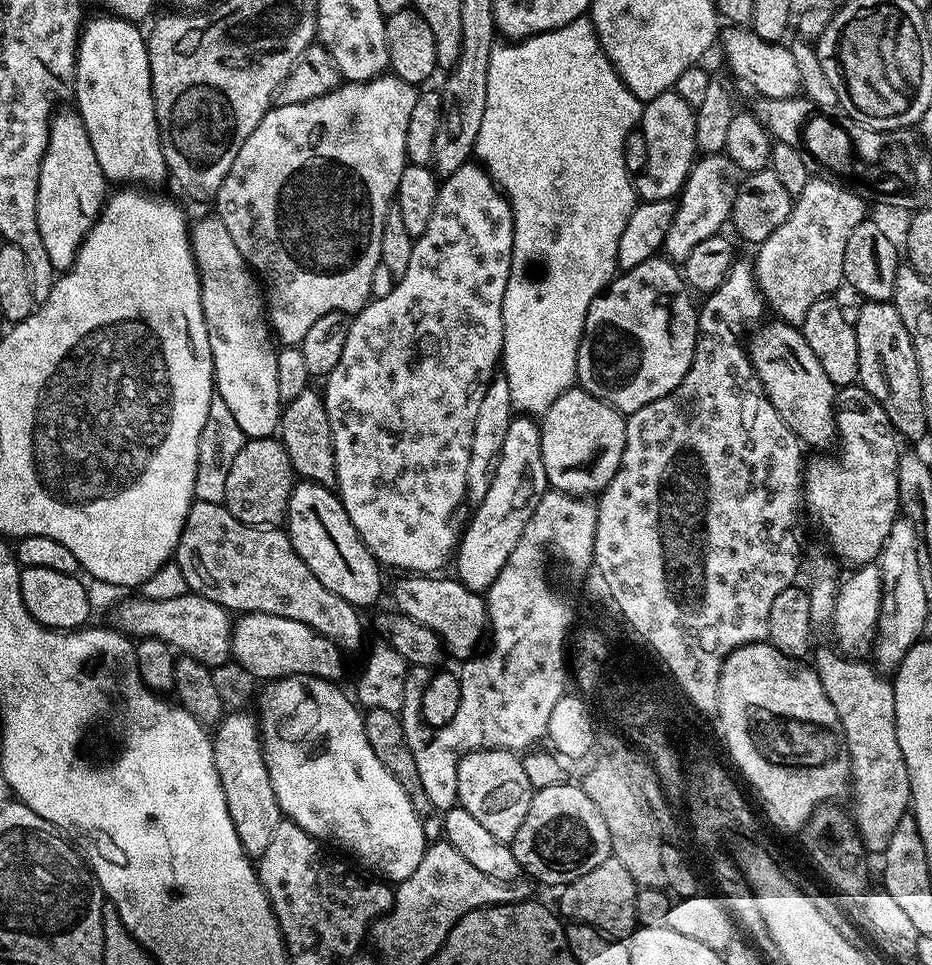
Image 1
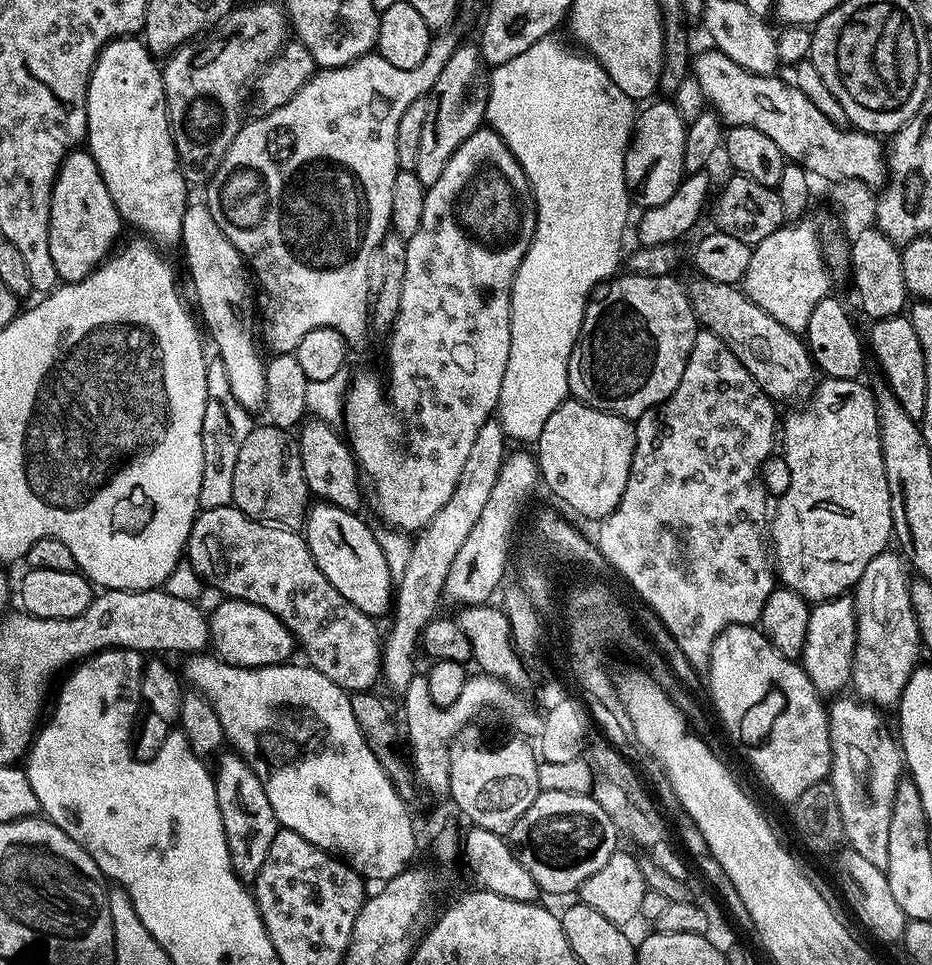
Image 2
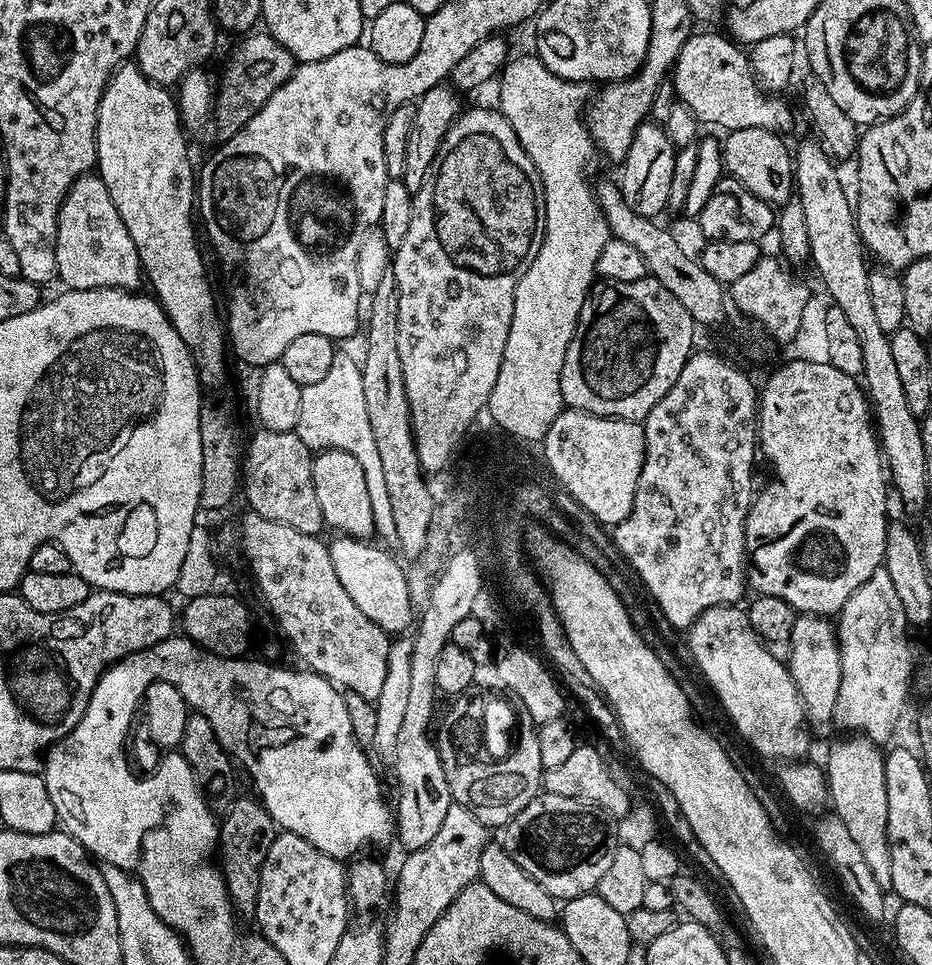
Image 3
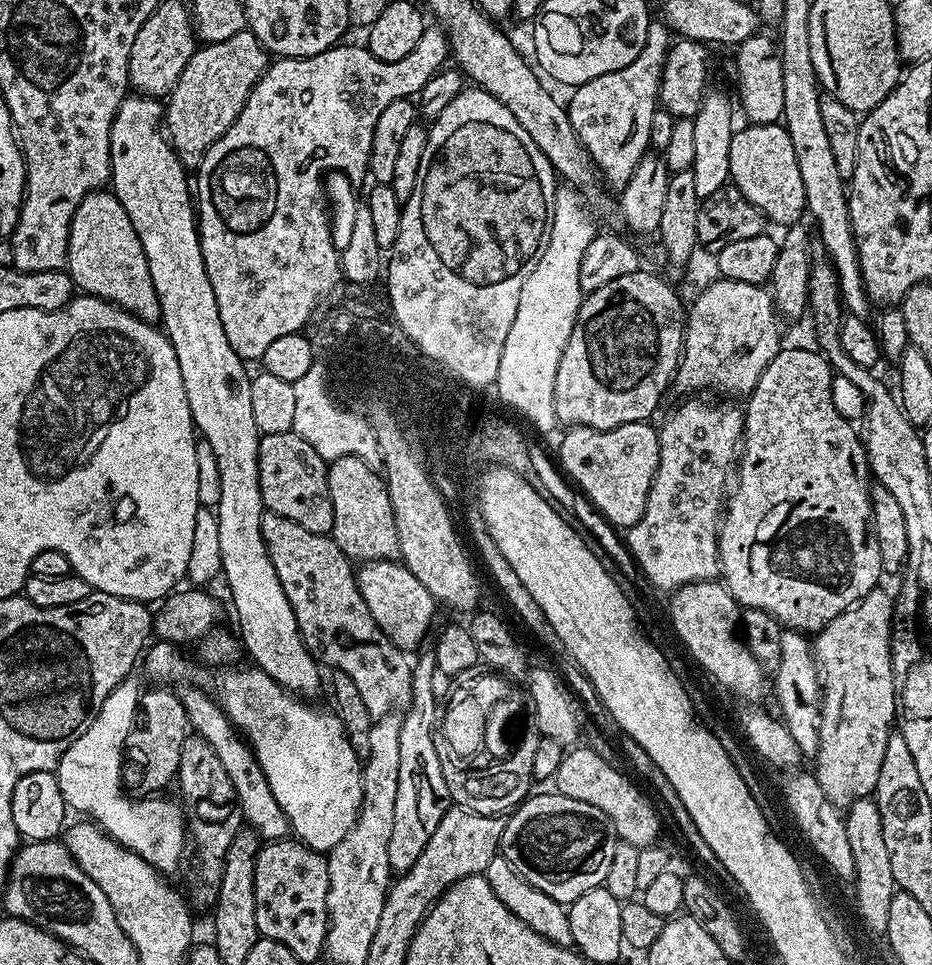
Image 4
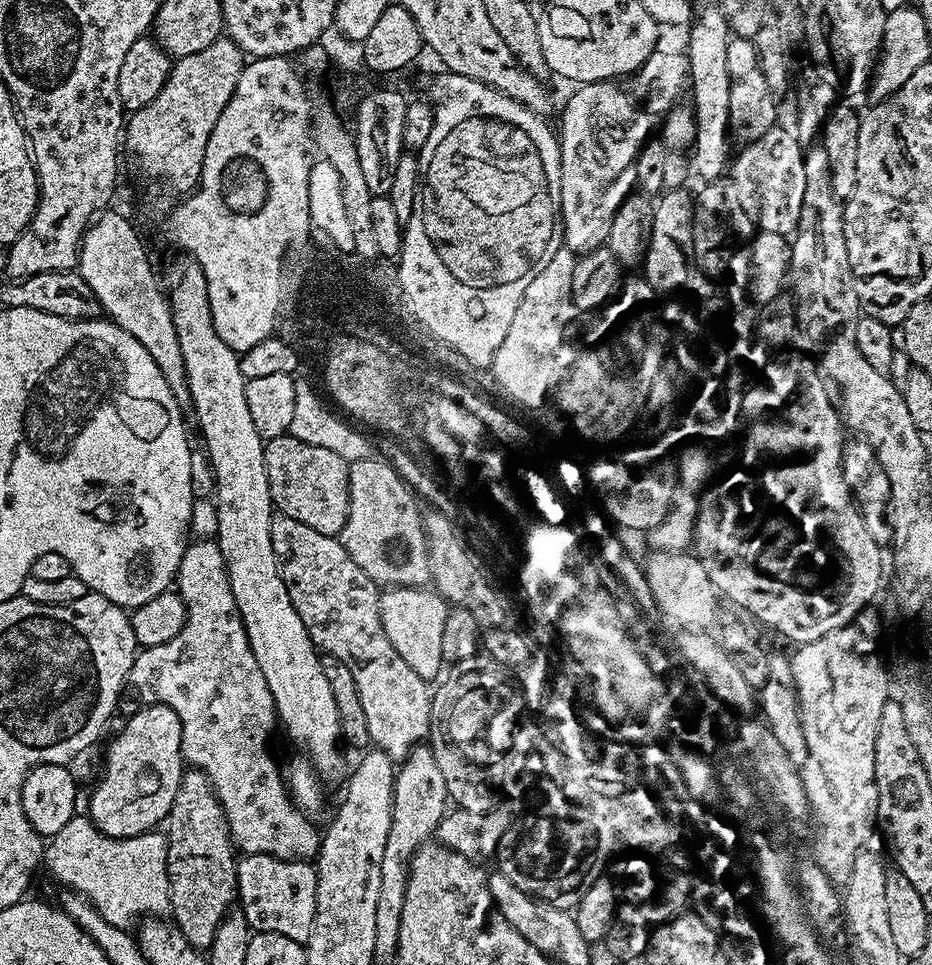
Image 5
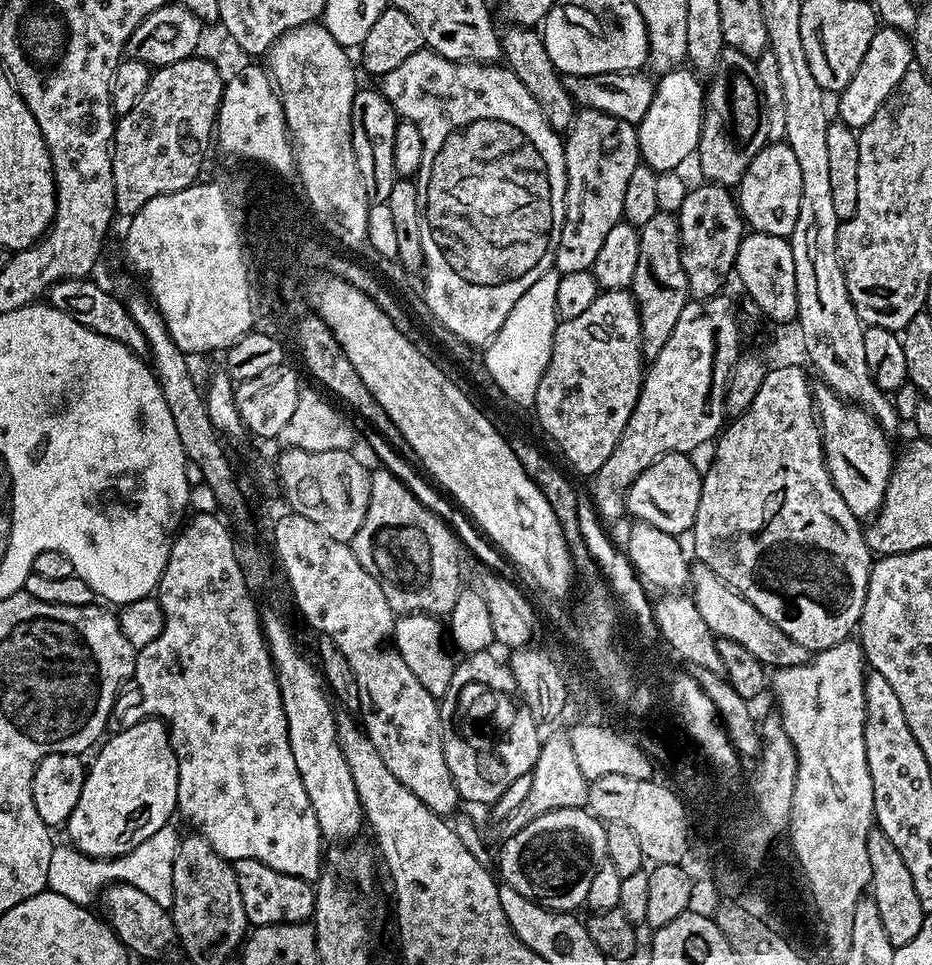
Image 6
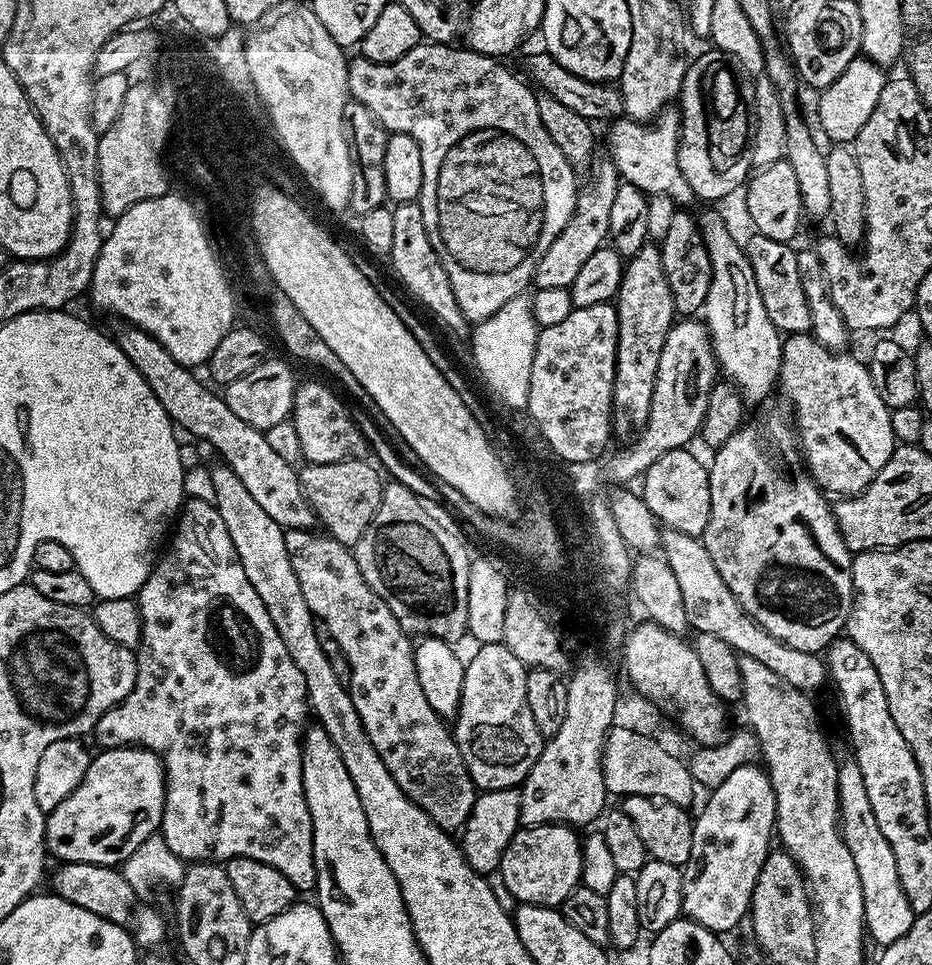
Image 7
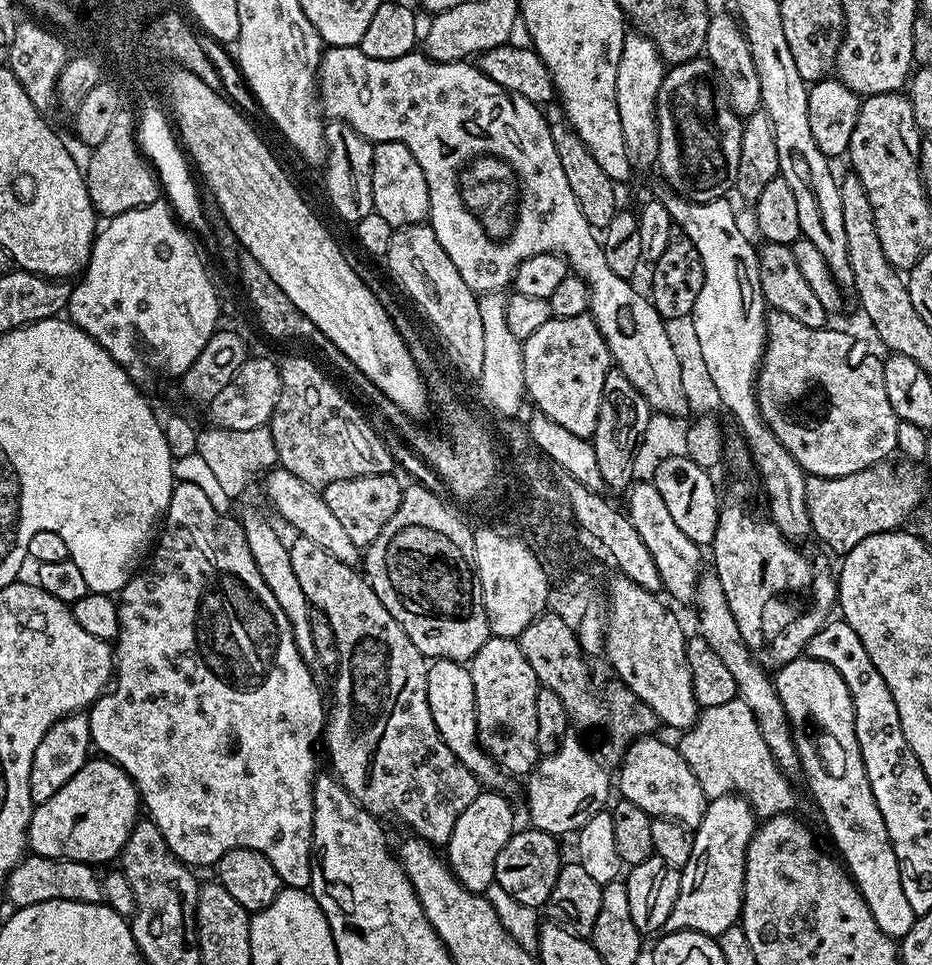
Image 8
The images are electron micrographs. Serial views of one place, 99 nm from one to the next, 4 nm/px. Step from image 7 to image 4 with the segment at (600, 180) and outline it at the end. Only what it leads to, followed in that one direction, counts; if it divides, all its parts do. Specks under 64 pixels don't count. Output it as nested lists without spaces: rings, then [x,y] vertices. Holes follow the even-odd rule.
[[[653,19],[648,25],[642,54],[638,54],[630,66],[622,66],[622,70],[602,74],[579,85],[573,91],[576,93],[572,101],[567,101],[568,117],[578,138],[582,138],[586,150],[600,169],[600,175],[613,189],[623,189],[638,162],[649,151],[650,118],[658,109],[662,70],[673,43],[674,36],[668,25],[663,19]]]

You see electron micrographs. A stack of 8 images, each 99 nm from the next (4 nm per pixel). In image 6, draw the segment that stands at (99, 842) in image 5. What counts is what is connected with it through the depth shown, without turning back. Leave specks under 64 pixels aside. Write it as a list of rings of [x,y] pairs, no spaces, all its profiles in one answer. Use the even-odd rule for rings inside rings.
[[[171,823],[164,824],[158,834],[150,834],[142,846],[134,846],[125,856],[114,856],[111,860],[100,860],[87,856],[67,842],[57,843],[50,854],[50,871],[47,872],[47,891],[62,894],[70,902],[85,906],[95,905],[98,897],[110,884],[129,884],[138,886],[142,894],[150,894],[158,906],[172,907],[172,887],[174,886],[174,854],[182,839],[181,833],[172,829]]]

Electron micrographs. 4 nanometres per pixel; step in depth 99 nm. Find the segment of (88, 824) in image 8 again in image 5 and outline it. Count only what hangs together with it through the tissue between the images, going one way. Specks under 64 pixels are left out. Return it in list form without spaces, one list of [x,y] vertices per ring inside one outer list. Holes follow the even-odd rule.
[[[165,704],[137,707],[137,712],[124,724],[124,729],[108,746],[104,773],[88,800],[86,815],[102,834],[110,838],[141,836],[163,825],[180,779],[186,771],[182,754],[182,722]]]

